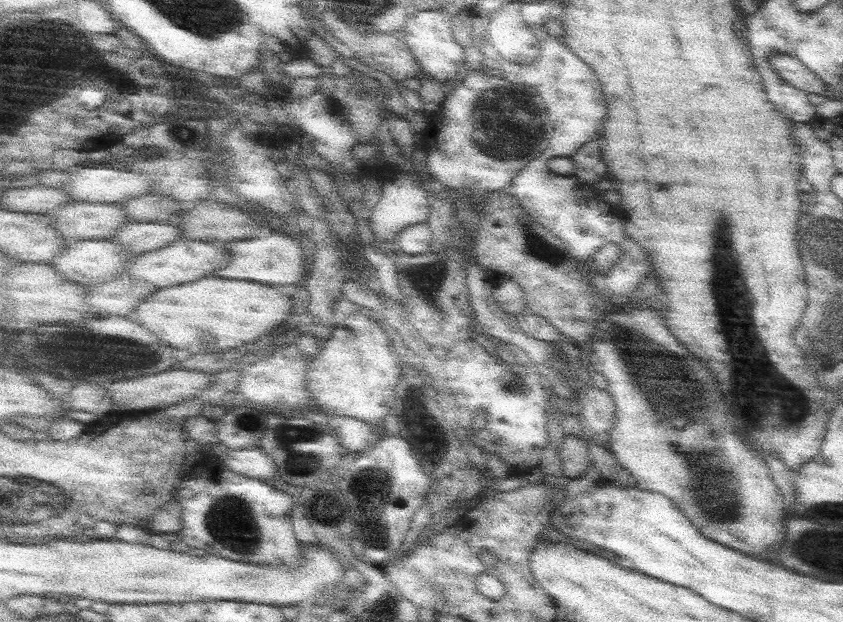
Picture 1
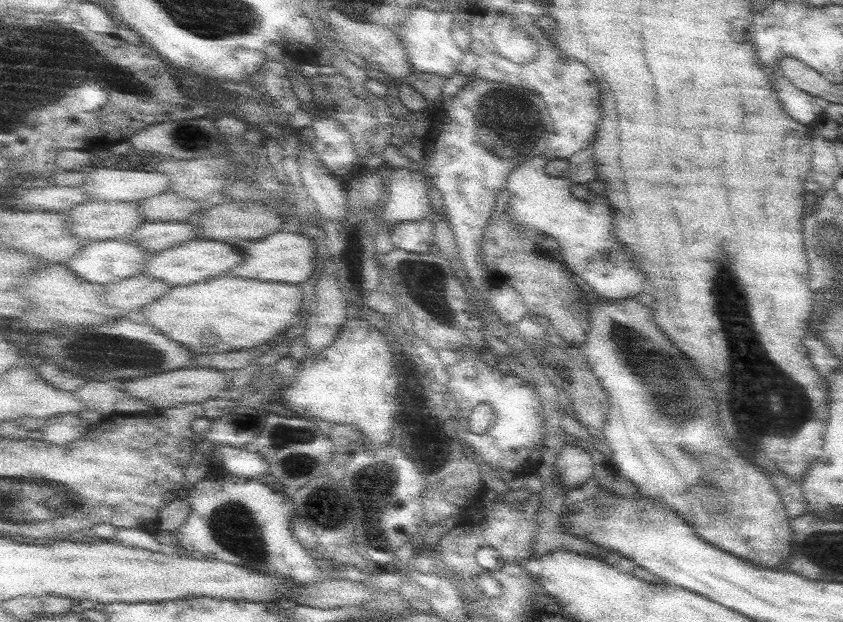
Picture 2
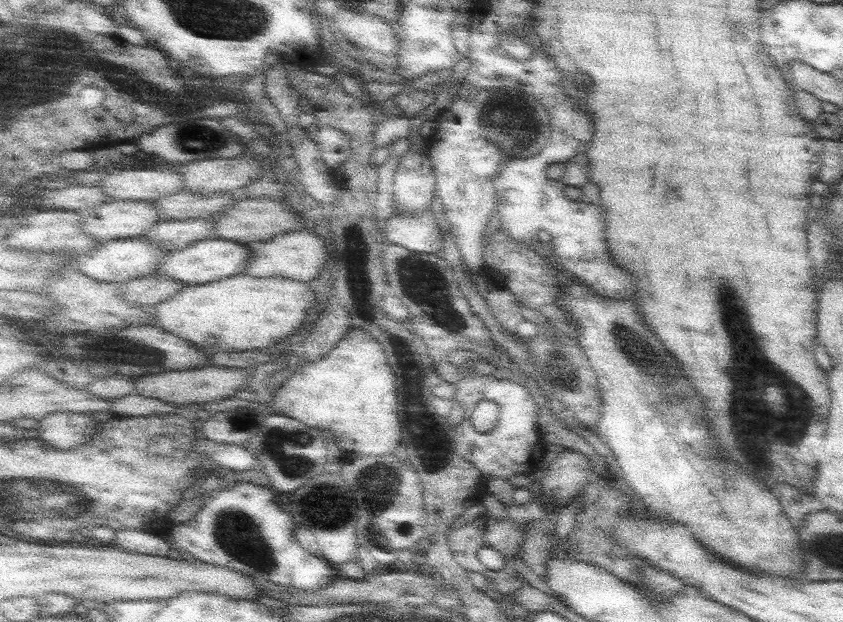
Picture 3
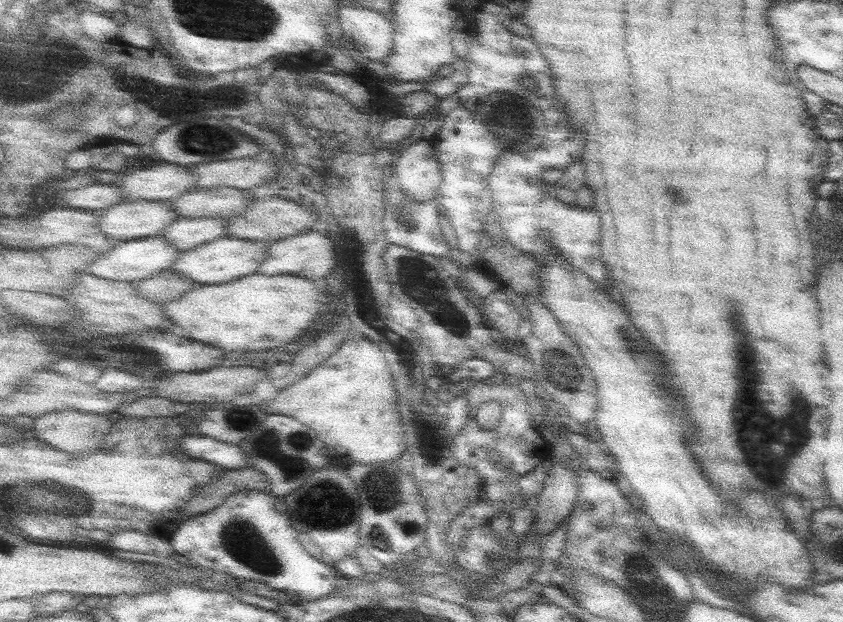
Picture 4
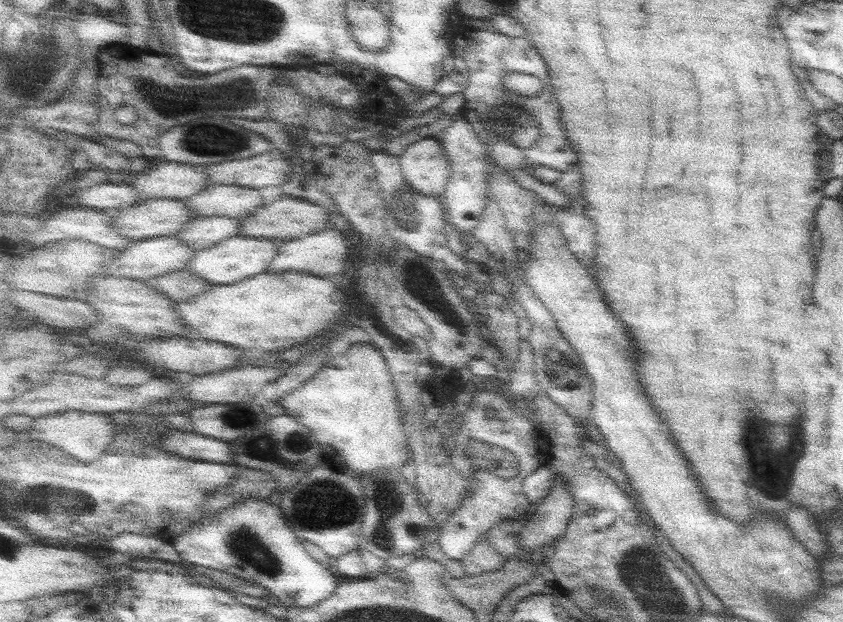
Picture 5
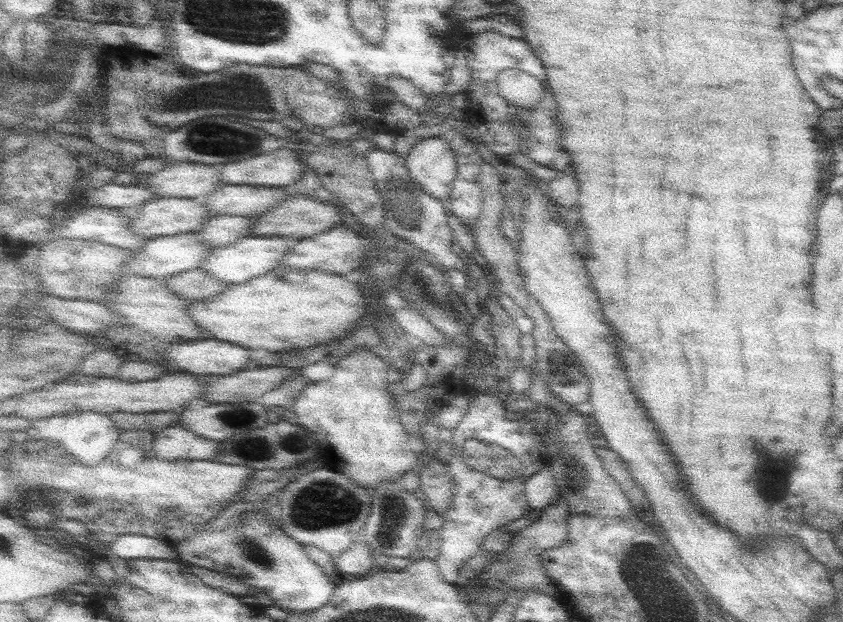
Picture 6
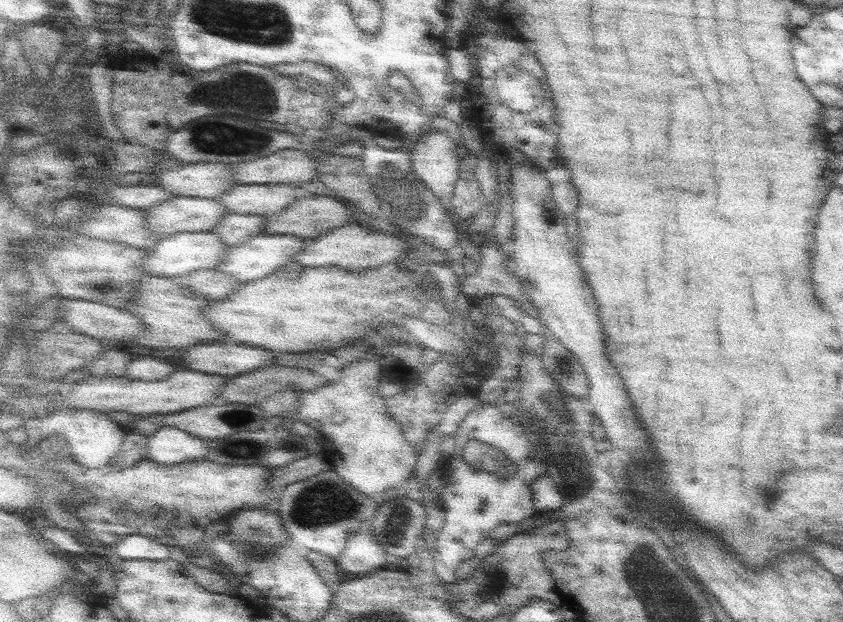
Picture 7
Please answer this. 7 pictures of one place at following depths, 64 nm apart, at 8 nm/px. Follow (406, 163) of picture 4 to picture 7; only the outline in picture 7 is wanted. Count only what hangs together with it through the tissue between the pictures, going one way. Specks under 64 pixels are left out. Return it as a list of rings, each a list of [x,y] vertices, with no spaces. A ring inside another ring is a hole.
[[[432,130],[420,136],[411,153],[416,176],[425,182],[449,212],[454,212],[454,188],[462,159],[458,141],[446,132]]]

